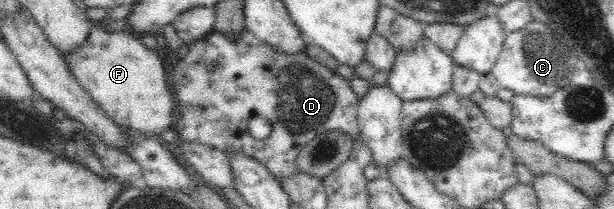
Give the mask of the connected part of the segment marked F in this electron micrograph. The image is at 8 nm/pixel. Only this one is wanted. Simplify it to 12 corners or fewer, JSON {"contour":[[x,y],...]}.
{"contour":[[93,24],[66,55],[81,87],[123,128],[174,129],[161,57]]}

